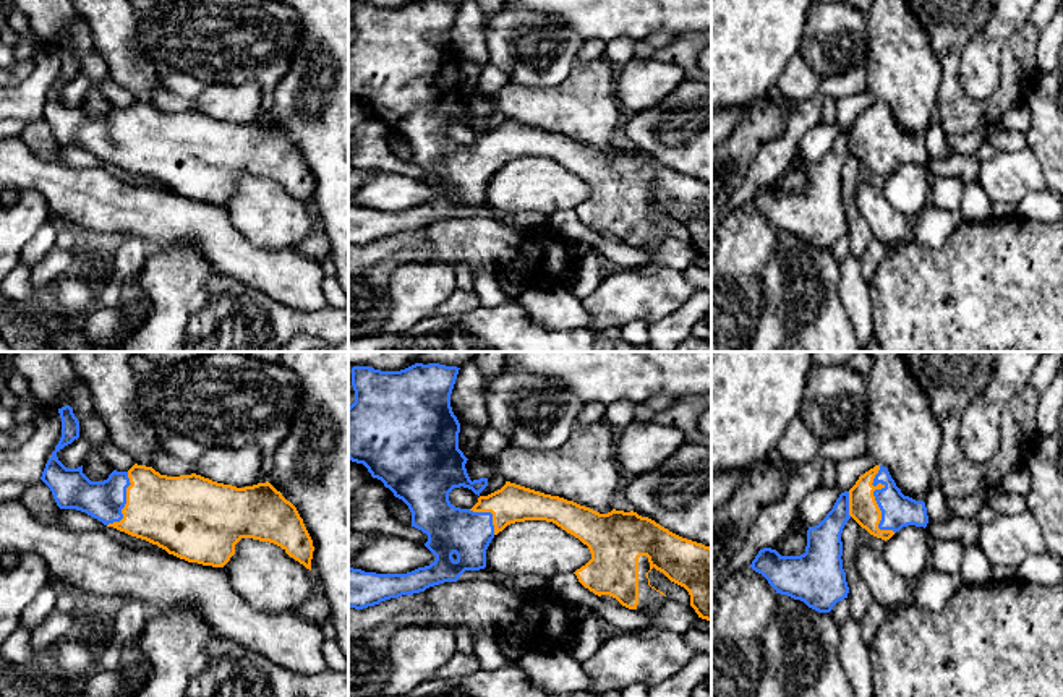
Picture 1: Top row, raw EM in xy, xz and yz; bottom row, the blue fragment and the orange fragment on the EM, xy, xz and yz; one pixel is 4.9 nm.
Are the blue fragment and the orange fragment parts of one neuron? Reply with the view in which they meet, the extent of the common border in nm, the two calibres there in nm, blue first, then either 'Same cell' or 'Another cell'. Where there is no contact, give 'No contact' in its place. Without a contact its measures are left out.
Touches blue in yz. Shared border 340 nm. Thickness 170 nm (blue) against 140 nm. Same cell

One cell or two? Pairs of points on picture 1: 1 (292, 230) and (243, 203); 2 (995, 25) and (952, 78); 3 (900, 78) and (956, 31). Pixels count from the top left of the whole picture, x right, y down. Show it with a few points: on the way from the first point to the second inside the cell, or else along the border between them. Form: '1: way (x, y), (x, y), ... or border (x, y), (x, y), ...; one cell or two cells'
1: way (281, 221), (255, 208); one cell
2: border (973, 34), (963, 52), (960, 86), (979, 102); two cells
3: border (916, 18), (940, 67), (940, 85), (937, 89); two cells

